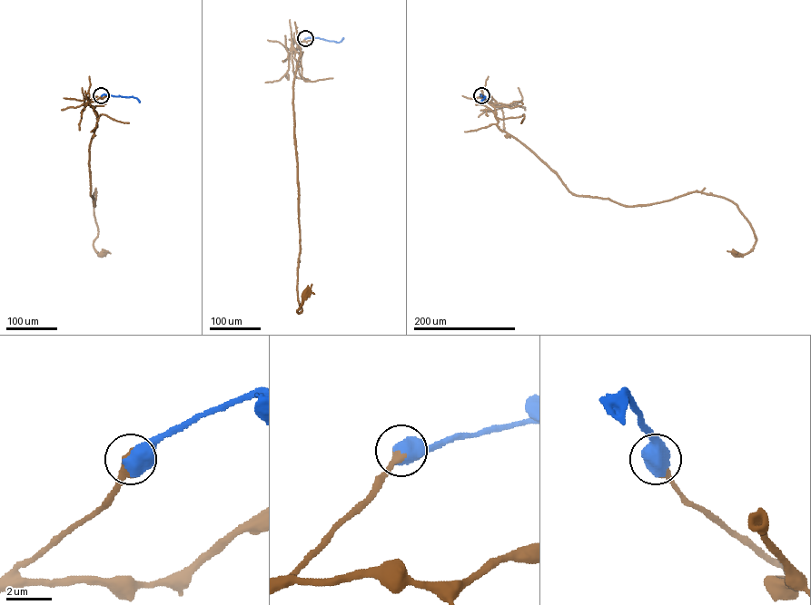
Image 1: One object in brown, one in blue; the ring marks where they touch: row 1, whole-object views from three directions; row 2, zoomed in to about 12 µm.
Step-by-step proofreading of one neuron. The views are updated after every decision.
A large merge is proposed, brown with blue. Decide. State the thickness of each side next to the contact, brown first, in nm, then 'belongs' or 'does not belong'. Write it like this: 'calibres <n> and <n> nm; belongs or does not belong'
calibres 420 and 600 nm; belongs

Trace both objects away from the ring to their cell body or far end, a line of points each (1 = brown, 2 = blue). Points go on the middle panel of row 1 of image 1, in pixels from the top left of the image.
1: (305, 38), (293, 50), (291, 46), (302, 52), (293, 86), (297, 292), (301, 310), (298, 313), (306, 293)
2: (305, 38), (338, 43), (343, 37)

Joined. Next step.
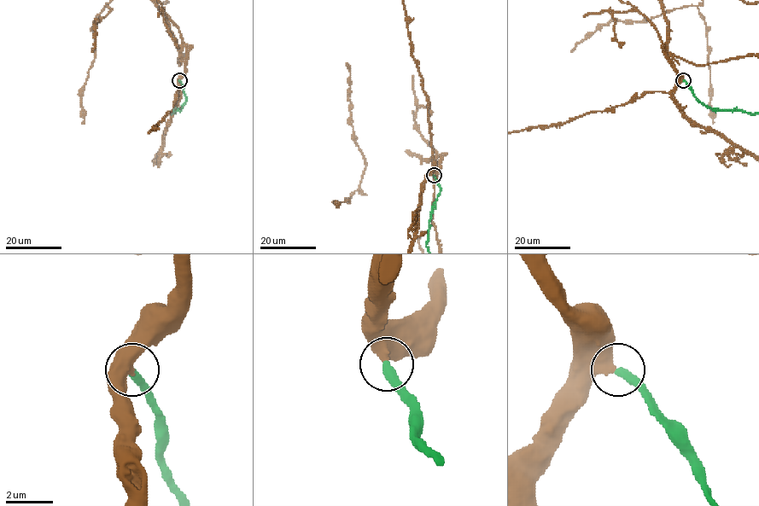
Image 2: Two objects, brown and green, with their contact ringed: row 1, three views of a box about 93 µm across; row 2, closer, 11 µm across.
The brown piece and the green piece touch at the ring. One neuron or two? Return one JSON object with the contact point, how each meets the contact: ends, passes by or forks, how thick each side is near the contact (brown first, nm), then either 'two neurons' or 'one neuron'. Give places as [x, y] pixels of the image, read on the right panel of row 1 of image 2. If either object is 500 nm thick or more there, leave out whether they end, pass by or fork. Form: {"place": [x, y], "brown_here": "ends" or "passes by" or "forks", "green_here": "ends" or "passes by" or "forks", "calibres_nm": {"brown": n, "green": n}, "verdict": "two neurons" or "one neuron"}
{"place": [683, 80], "calibres_nm": {"brown": 550, "green": 360}, "verdict": "one neuron"}

